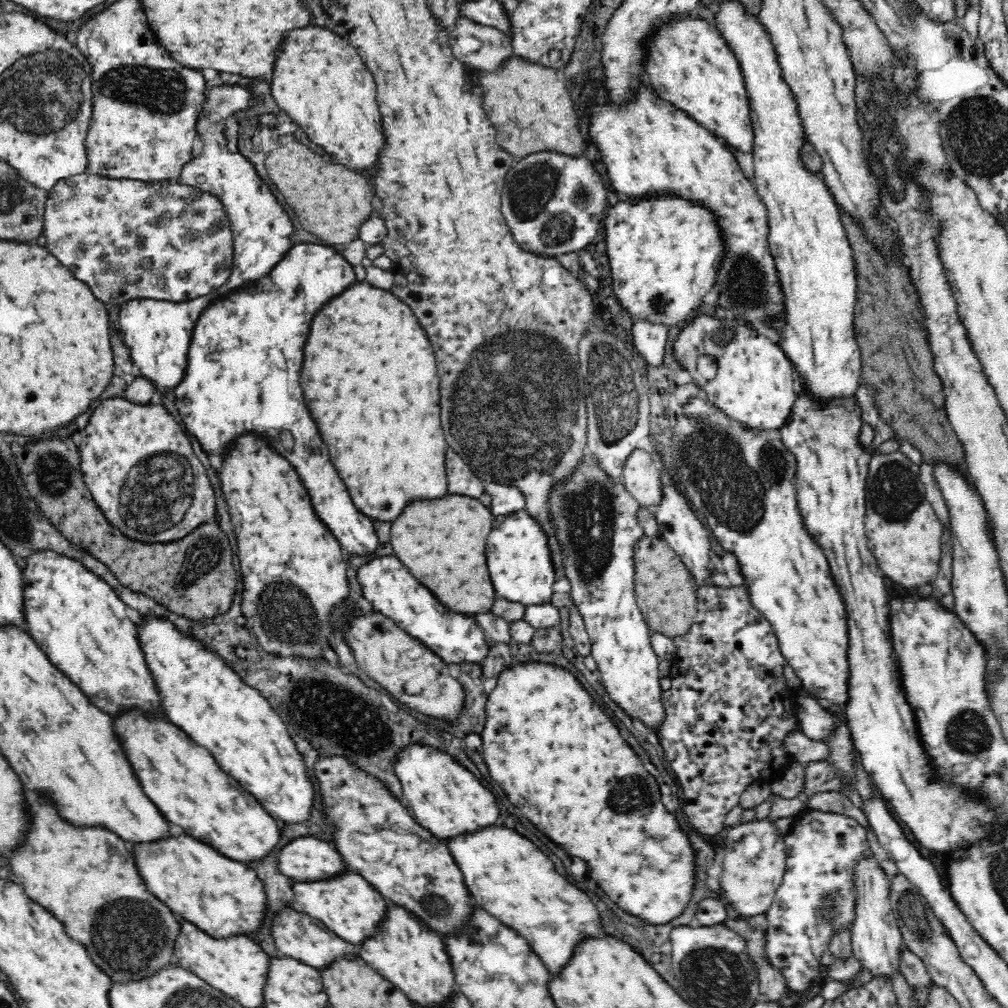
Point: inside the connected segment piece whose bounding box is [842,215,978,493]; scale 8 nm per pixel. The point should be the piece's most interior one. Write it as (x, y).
(896, 354)

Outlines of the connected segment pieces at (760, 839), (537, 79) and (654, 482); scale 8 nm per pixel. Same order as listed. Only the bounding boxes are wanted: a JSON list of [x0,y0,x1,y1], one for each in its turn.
[[719,818,786,919],[476,54,582,160],[622,447,660,508]]

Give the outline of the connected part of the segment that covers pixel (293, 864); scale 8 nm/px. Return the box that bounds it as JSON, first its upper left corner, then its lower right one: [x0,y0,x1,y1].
[276,836,346,882]

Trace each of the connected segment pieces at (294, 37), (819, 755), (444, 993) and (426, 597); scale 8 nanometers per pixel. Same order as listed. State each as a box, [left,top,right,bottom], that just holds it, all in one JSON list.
[[270,28,384,170],[787,732,832,766],[358,900,456,1007],[356,556,488,664]]

